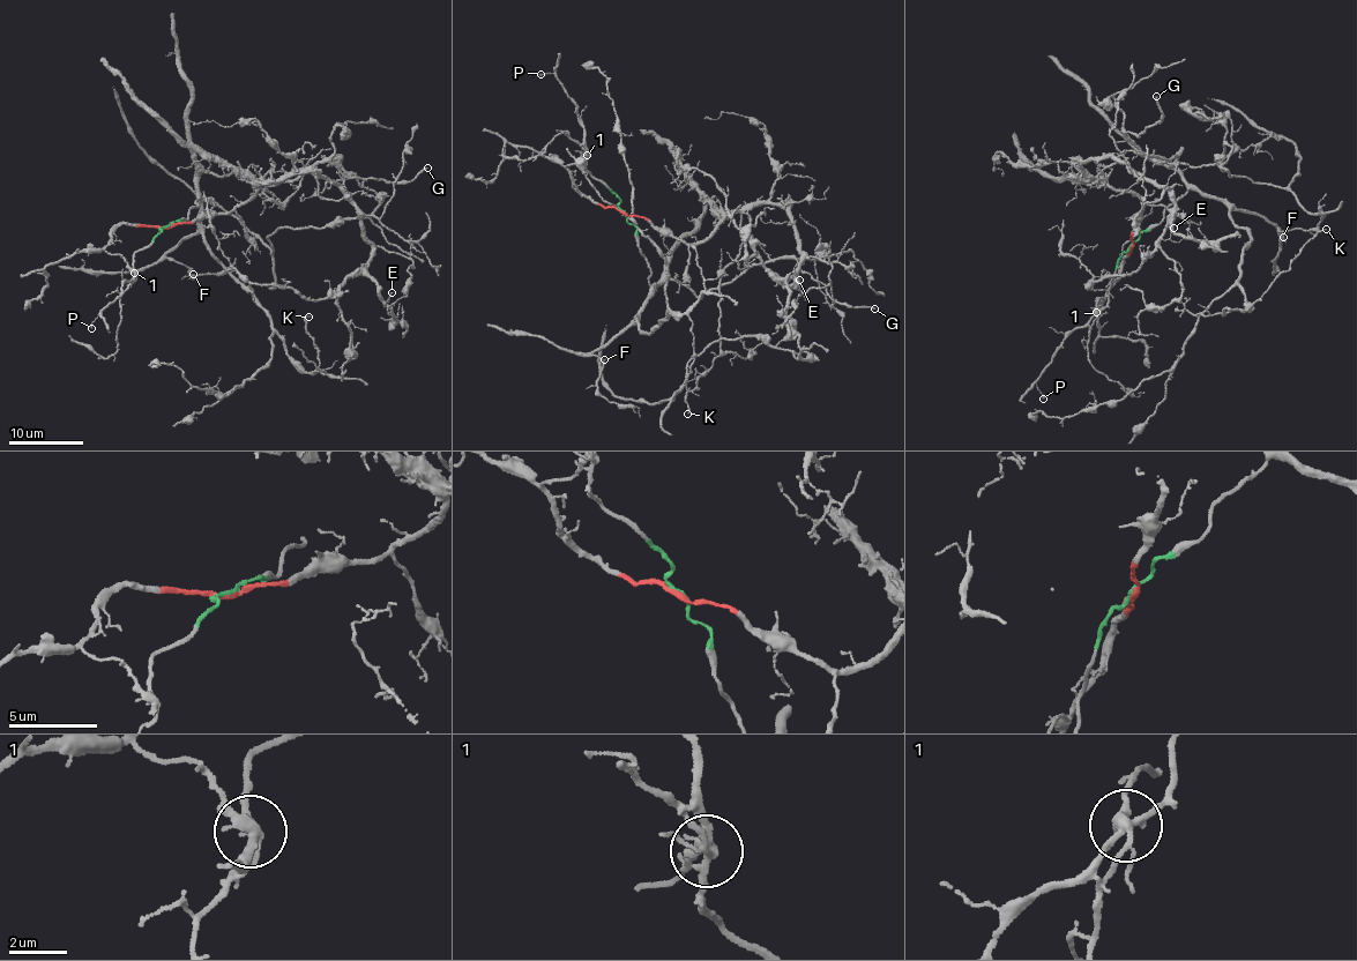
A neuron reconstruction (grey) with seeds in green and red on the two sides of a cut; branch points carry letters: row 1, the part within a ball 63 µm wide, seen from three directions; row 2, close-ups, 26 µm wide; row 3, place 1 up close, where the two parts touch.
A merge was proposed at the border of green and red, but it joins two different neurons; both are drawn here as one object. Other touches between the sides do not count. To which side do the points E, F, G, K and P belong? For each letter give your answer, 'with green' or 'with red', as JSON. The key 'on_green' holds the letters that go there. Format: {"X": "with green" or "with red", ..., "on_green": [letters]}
{"E": "with red", "F": "with green", "G": "with green", "K": "with green", "P": "with green", "on_green": ["F", "G", "K", "P"]}

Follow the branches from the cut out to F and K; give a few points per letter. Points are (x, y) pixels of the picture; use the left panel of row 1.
F: (164, 226), (184, 222), (198, 199), (200, 202), (201, 221), (195, 233), (179, 240), (166, 254), (194, 274)
K: (164, 226), (184, 222), (198, 199), (202, 241), (311, 373), (319, 350), (308, 315)

